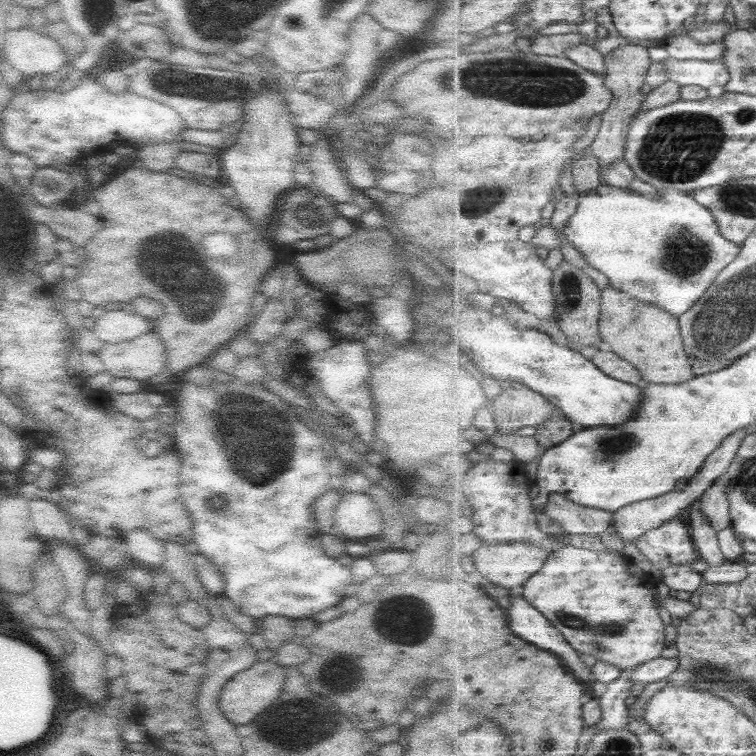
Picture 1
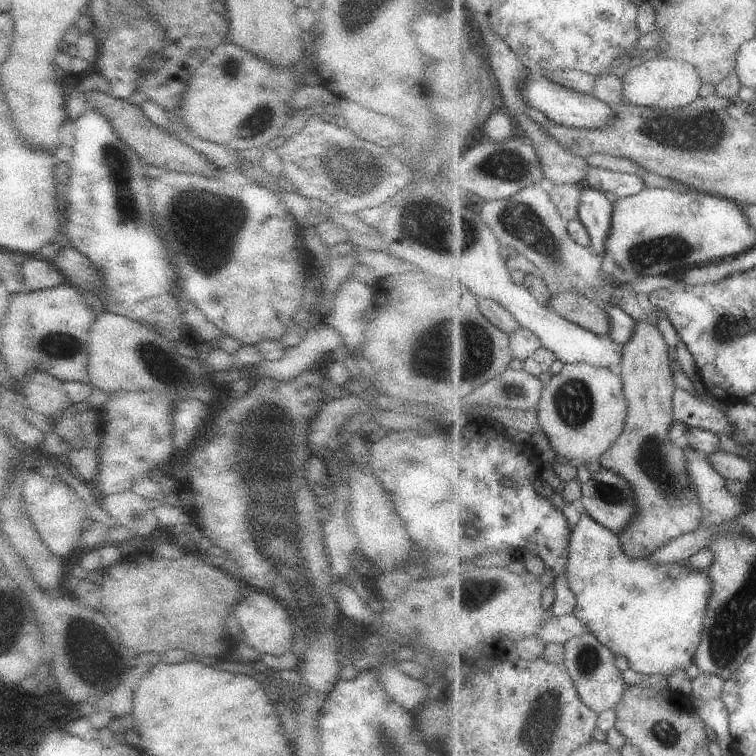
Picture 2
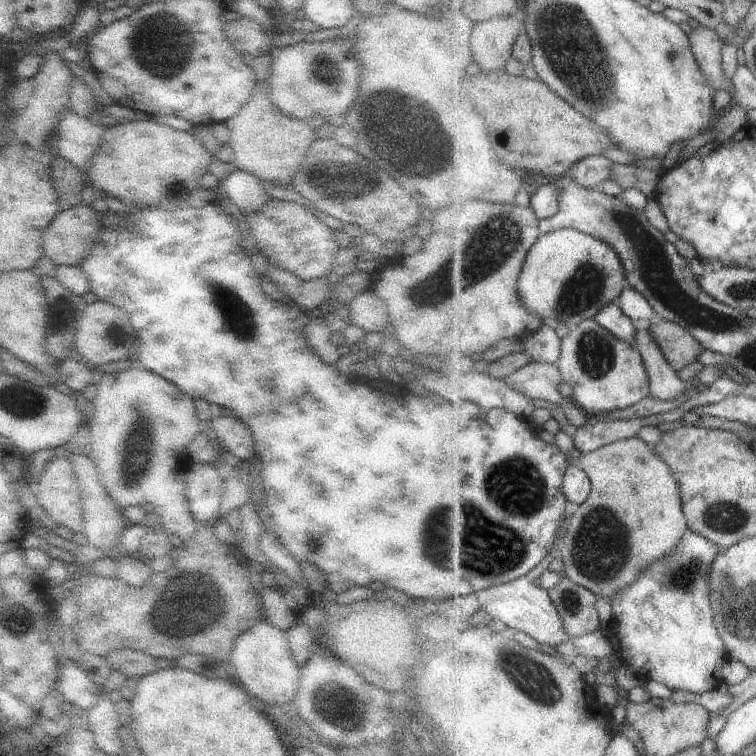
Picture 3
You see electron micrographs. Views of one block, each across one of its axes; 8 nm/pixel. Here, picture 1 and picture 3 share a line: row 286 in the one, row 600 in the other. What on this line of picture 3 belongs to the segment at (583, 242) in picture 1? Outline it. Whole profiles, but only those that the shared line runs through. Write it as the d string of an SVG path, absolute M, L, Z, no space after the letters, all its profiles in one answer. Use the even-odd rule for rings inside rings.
M689 530L677 544L677 554L669 554L665 560L657 560L645 568L634 584L619 590L610 599L614 610L613 634L619 641L619 659L637 670L644 680L652 680L668 687L671 691L684 690L702 694L717 688L721 681L718 673L729 661L728 651L720 631L715 628L715 612L711 602L709 574L713 562L725 546L718 546L709 538Z

